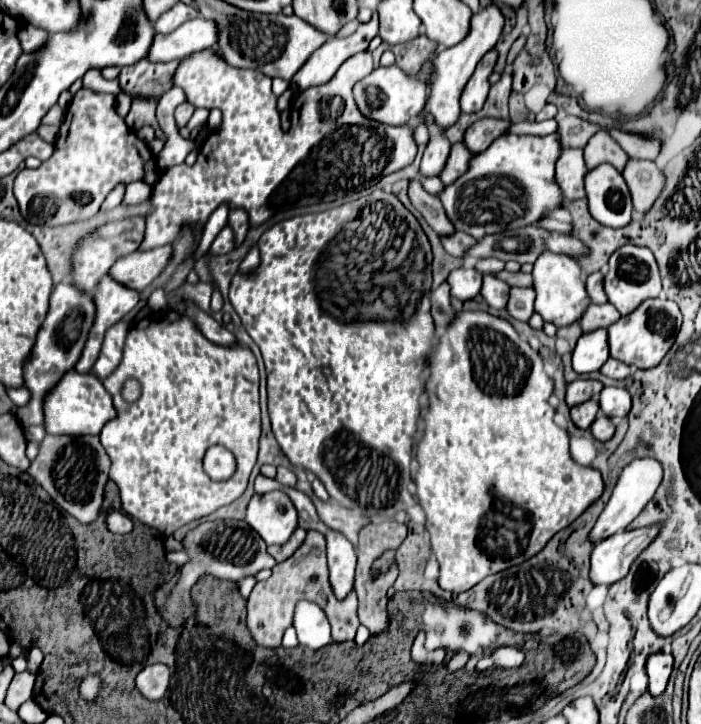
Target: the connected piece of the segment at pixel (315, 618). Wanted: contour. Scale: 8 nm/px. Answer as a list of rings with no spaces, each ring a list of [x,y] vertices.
[[[308,600],[298,602],[294,614],[294,628],[298,632],[298,642],[306,648],[318,650],[332,642],[328,618],[322,612],[322,608],[316,606],[314,602]]]

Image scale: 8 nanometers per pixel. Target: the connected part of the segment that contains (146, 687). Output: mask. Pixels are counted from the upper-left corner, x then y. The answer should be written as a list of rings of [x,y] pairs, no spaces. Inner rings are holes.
[[[163,664],[146,665],[136,676],[138,692],[148,700],[160,700],[170,684],[170,669]]]

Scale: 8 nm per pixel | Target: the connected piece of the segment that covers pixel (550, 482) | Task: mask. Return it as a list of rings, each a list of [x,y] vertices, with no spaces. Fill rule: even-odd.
[[[458,312],[458,316],[454,318],[454,322],[446,330],[446,334],[436,344],[436,352],[430,356],[430,382],[426,384],[426,392],[430,396],[430,410],[424,418],[426,420],[426,434],[416,448],[416,458],[420,462],[420,470],[416,476],[418,498],[420,498],[418,502],[426,512],[426,518],[428,518],[426,530],[430,534],[432,550],[434,550],[436,560],[440,564],[438,584],[444,590],[458,594],[462,590],[476,586],[480,580],[484,580],[490,574],[502,572],[510,566],[522,564],[528,558],[536,556],[556,532],[570,526],[590,504],[594,504],[602,496],[604,486],[602,486],[602,476],[596,468],[586,468],[586,466],[580,466],[572,460],[570,450],[568,450],[570,436],[564,428],[554,424],[554,408],[548,402],[552,392],[554,392],[554,382],[544,372],[544,362],[542,362],[540,354],[536,350],[532,350],[528,346],[528,342],[524,342],[518,336],[518,332],[510,326],[510,322],[506,322],[504,318],[492,316],[488,312]]]

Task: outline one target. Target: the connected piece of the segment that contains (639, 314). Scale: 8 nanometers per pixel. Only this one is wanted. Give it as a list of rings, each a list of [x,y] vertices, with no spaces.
[[[654,298],[644,300],[630,316],[622,316],[608,328],[608,344],[610,344],[610,356],[636,368],[652,368],[656,366],[664,354],[670,350],[678,330],[682,324],[682,314],[676,302],[666,298]]]

